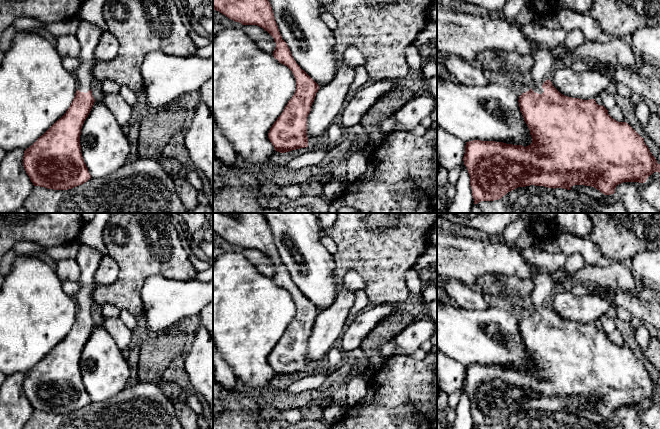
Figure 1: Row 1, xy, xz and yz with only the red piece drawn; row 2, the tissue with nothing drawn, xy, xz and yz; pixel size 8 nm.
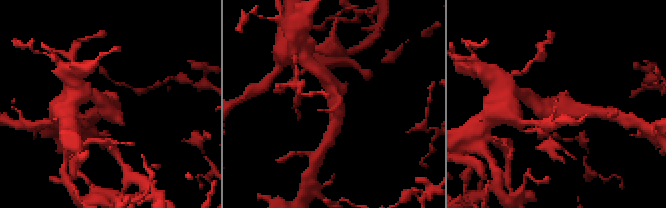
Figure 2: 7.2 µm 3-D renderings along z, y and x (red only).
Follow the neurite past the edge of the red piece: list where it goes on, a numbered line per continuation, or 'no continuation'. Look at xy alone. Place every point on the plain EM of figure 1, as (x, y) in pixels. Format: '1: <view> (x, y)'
1: xy (88, 259)

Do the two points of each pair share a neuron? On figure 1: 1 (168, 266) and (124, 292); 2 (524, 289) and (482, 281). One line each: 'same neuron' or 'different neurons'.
1: same neuron
2: same neuron

